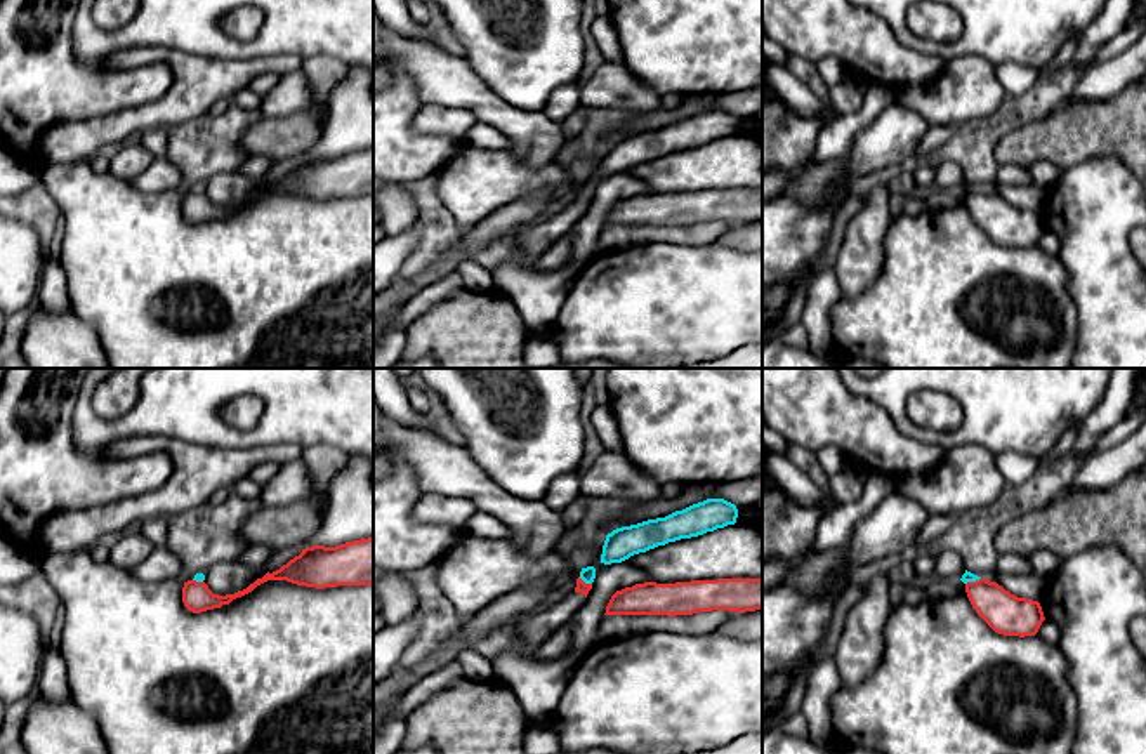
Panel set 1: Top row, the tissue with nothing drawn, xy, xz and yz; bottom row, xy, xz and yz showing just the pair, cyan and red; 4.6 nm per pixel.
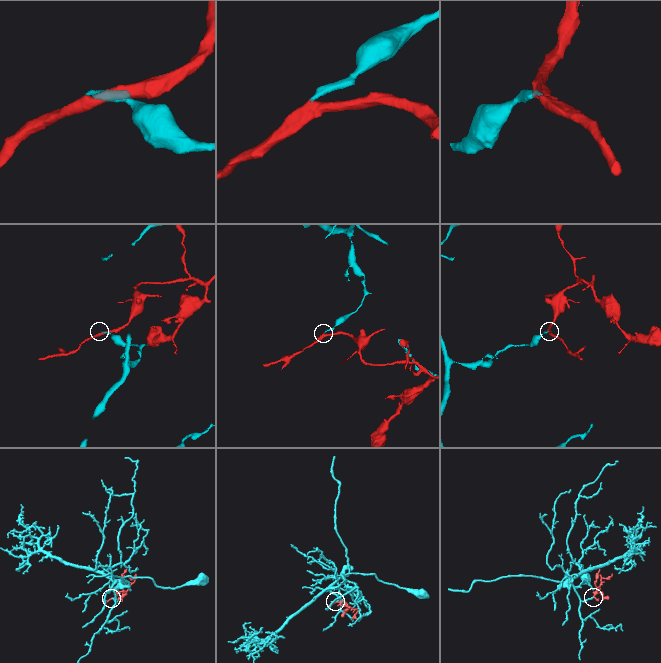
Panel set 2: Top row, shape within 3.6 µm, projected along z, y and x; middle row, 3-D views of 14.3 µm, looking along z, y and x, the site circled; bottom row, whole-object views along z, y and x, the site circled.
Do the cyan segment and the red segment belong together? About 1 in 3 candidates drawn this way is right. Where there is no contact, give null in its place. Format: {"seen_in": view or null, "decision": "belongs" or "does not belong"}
{"seen_in": "xz", "decision": "does not belong"}

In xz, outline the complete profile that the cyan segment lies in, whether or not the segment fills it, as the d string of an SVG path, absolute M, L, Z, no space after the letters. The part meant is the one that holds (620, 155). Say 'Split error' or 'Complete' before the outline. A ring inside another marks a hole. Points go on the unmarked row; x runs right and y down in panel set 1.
Complete. M707 109L665 129L622 137L606 146L601 174L622 174L658 156L734 136L738 120L724 109Z

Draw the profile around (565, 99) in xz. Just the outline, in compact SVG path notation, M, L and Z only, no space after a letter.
M578 80L575 83L557 87L550 94L543 108L543 113L552 122L561 125L575 109L582 106L580 92L582 92L582 85L578 83Z

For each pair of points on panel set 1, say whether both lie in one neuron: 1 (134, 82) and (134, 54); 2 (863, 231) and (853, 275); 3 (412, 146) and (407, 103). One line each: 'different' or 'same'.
1: different
2: same
3: same

